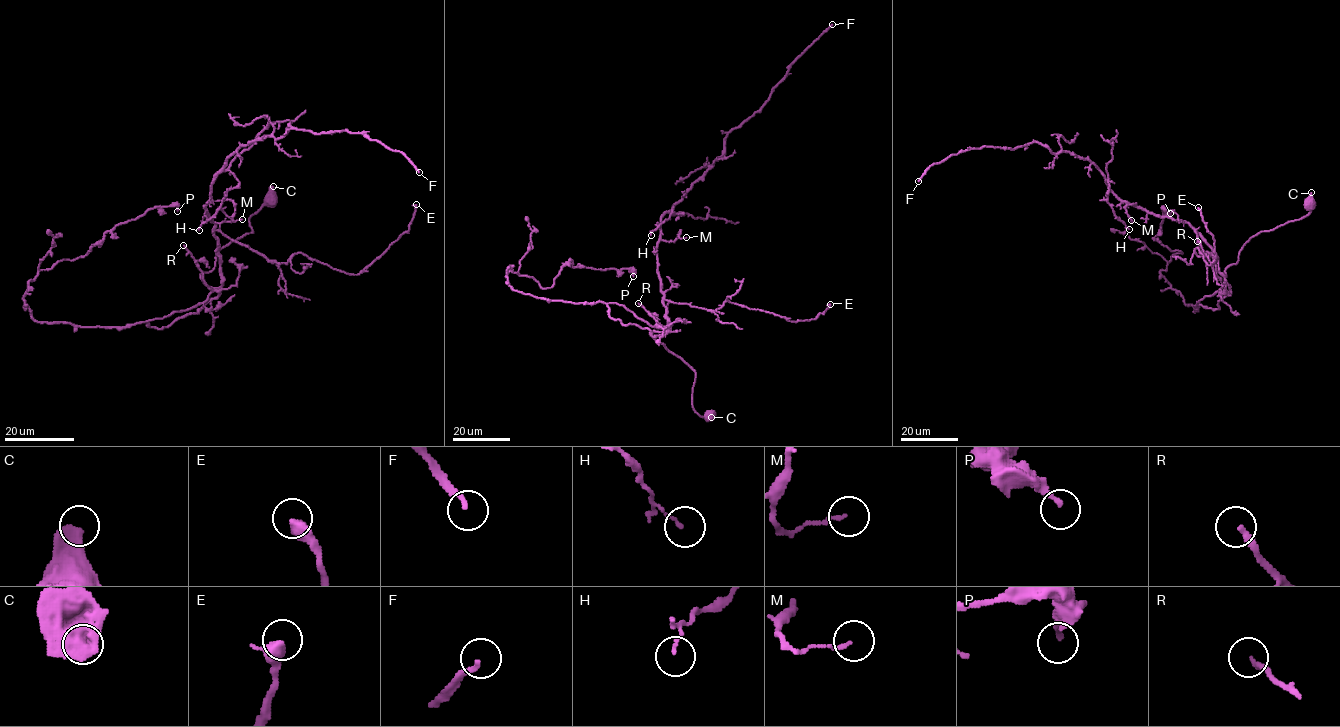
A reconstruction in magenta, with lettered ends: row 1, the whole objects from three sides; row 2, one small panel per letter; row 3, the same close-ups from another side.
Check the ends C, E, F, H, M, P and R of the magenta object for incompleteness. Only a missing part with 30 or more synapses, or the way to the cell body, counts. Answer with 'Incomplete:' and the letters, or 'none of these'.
Incomplete: F, R

